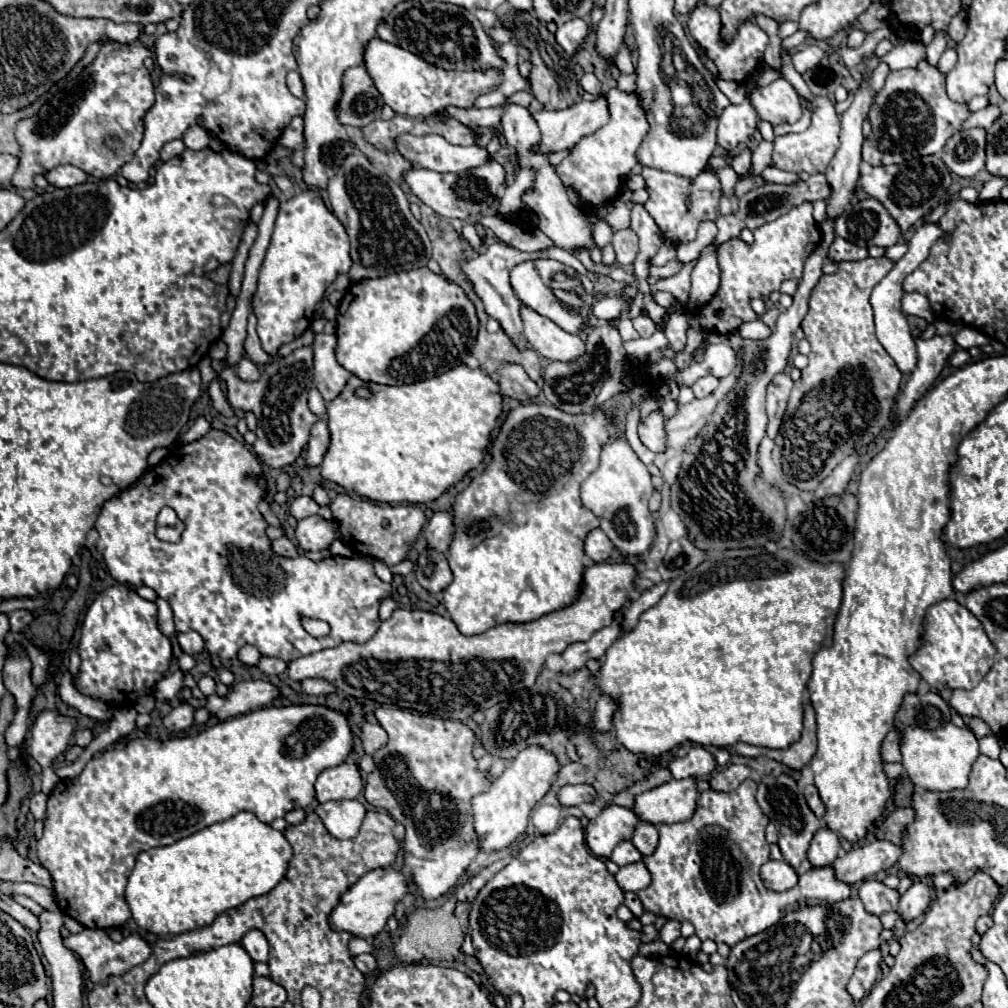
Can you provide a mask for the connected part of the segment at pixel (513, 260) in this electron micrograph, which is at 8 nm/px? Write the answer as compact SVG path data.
M492 243L492 247L488 247L484 253L472 257L472 259L466 259L464 265L462 265L462 273L466 275L466 279L472 283L472 289L474 293L480 297L482 305L484 305L484 311L494 317L502 331L510 337L510 341L518 347L518 349L530 349L528 345L528 339L524 335L524 325L522 325L522 315L520 315L520 301L516 299L516 295L512 295L512 287L508 283L508 277L510 277L510 271L512 267L516 267L518 263L522 261L528 261L528 259L538 259L538 257L552 257L552 259L558 259L570 267L574 267L578 273L586 275L586 267L578 261L578 259L572 259L572 255L568 255L566 251L560 251L558 247L550 247L548 251L536 251L536 253L524 253L516 247L510 247L506 243Z

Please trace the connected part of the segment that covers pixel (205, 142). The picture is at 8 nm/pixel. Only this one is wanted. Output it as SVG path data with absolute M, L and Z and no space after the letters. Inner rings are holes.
M190 127L188 131L186 131L186 135L184 135L184 145L188 147L188 149L194 149L194 151L202 151L202 149L206 149L208 145L210 145L210 135L202 129L202 127Z

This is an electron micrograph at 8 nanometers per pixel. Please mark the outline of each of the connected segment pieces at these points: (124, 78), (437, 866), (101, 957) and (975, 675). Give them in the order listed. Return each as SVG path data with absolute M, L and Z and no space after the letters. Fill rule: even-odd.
M112 41L100 43L100 53L90 67L86 67L66 89L58 91L56 97L38 111L38 115L18 123L16 139L20 143L20 167L12 177L12 185L18 191L34 189L36 175L44 175L46 171L66 163L80 167L88 175L106 179L112 177L124 163L128 163L142 141L144 111L148 111L148 107L152 107L154 103L154 83L150 79L148 69L144 67L144 59L148 55L150 51L140 43L136 45L120 45Z
M380 707L374 713L388 733L388 743L372 755L376 769L368 773L364 797L404 825L404 863L410 867L412 883L424 899L438 899L456 885L480 853L470 801L490 789L492 775L478 769L472 755L476 735L468 725L408 709Z
M84 929L82 933L76 933L76 935L70 935L64 945L72 951L76 951L76 955L82 959L88 975L90 975L90 981L94 985L104 985L108 983L108 979L112 975L124 975L126 971L130 971L132 967L144 963L144 959L148 959L150 955L150 947L148 943L136 933L136 935L128 935L126 939L122 939L120 943L114 943L108 933L104 929Z
M944 599L932 605L924 619L924 639L920 649L910 657L910 665L922 675L922 679L942 689L972 689L990 671L994 663L994 647L988 639L982 623L958 601Z

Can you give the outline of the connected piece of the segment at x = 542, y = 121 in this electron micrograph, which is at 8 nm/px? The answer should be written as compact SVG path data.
M598 99L598 101L580 101L574 107L568 107L564 111L546 111L546 109L530 109L530 115L534 117L534 121L540 125L540 133L542 139L540 143L536 143L532 147L534 153L542 153L548 155L552 151L564 151L574 147L584 135L594 133L596 129L600 129L604 123L608 123L608 105L606 99Z

